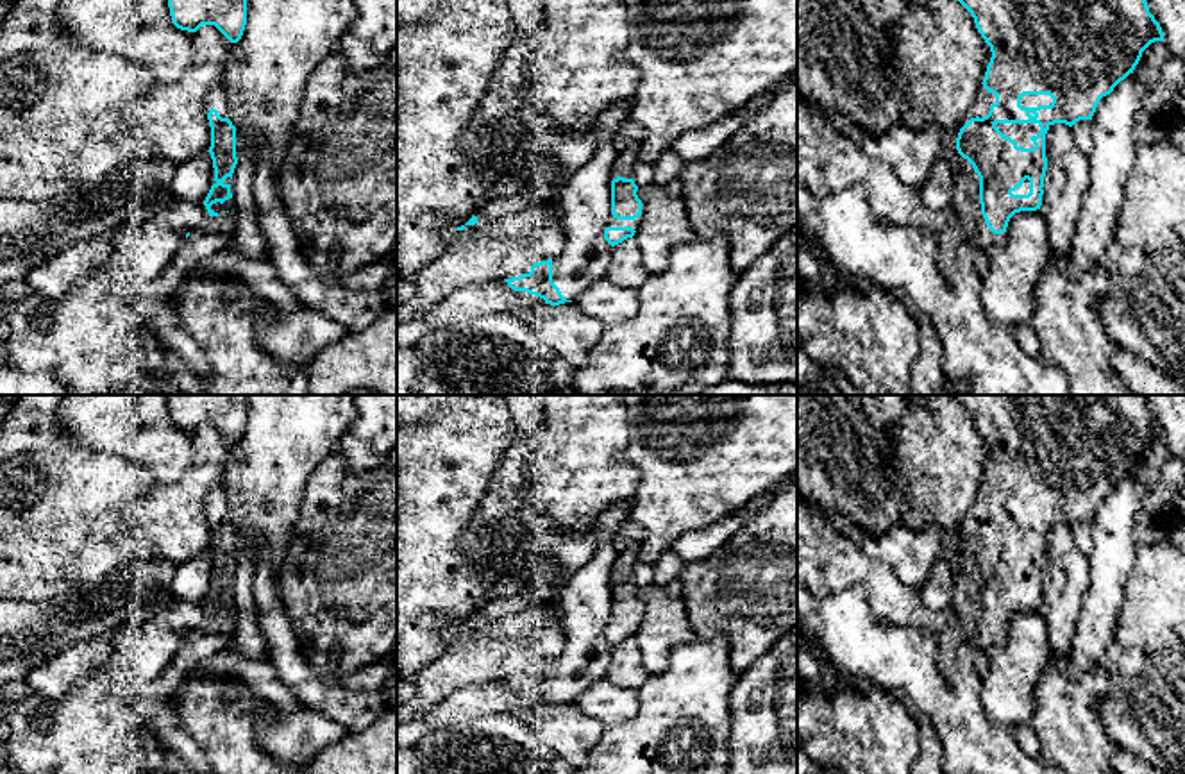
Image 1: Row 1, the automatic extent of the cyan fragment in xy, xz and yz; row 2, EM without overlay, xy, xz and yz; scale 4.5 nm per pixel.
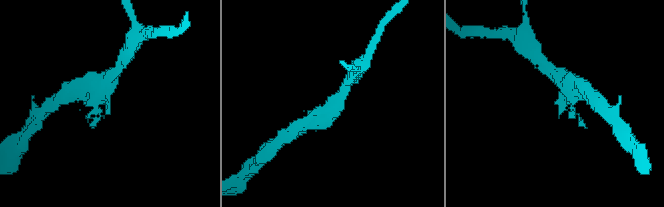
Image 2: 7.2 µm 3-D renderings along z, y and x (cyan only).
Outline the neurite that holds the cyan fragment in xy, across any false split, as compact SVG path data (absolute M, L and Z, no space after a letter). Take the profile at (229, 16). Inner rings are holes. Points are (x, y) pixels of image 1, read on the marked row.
M168 0L170 16L177 29L197 32L202 25L214 25L231 43L238 43L247 25L247 0Z

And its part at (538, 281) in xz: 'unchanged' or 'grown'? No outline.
unchanged

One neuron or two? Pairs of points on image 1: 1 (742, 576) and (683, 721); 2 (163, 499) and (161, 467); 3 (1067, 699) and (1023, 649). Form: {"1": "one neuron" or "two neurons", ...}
{"1": "two neurons", "2": "two neurons", "3": "two neurons"}

